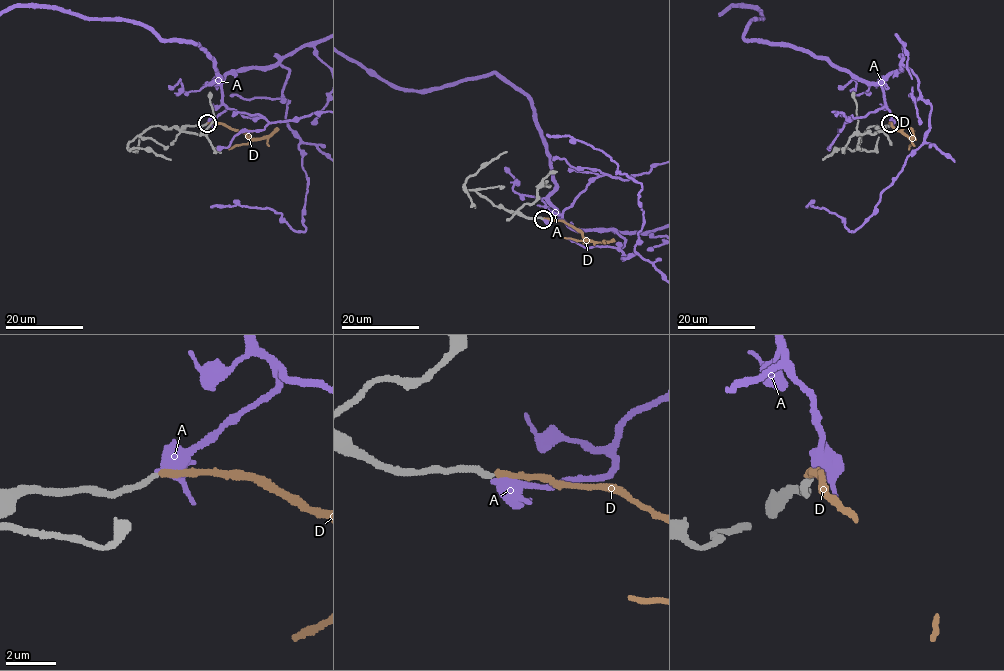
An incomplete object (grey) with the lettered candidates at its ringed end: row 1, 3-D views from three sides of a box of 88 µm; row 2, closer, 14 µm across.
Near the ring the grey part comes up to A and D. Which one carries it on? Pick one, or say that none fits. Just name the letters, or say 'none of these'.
A

